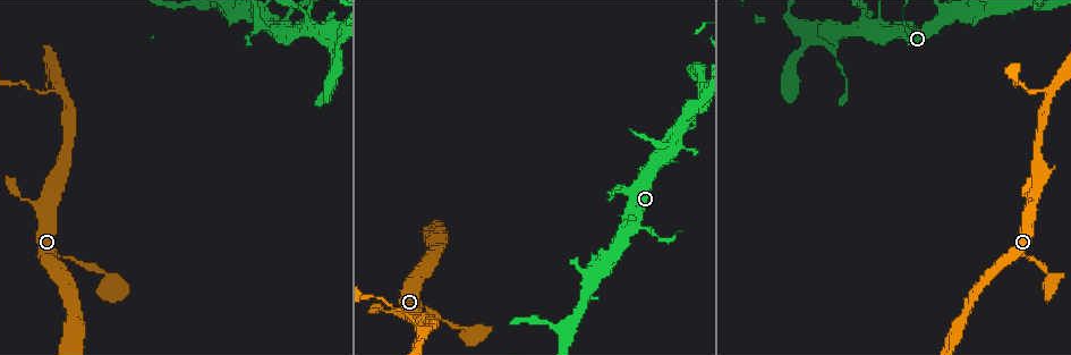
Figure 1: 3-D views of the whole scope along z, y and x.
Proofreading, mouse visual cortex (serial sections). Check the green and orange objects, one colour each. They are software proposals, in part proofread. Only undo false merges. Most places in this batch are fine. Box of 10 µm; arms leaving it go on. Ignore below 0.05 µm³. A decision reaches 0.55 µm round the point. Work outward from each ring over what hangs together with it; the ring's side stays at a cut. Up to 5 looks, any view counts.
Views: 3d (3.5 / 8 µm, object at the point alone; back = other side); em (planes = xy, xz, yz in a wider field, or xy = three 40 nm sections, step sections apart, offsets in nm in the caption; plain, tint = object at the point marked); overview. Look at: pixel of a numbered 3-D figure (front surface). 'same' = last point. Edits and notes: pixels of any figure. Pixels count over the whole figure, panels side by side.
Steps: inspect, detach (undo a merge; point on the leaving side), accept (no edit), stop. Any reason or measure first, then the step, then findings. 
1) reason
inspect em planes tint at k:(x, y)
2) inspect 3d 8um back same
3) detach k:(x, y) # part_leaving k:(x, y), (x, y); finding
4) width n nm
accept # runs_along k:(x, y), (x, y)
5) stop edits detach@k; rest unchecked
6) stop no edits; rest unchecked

branch point
inspect 3d 3.5um at 1:(422, 331)

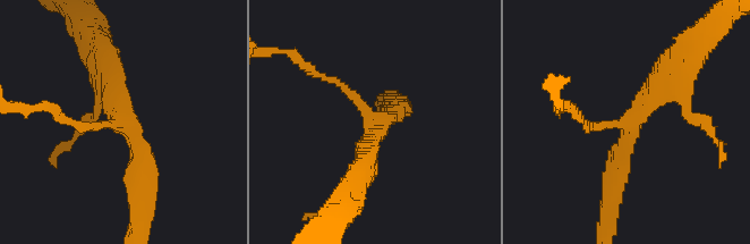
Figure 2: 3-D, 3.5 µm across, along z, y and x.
arms 3; arm_widths 150, 300, 300 nm; now the EM
inspect em xy step 1 tint at 2:(374, 124)

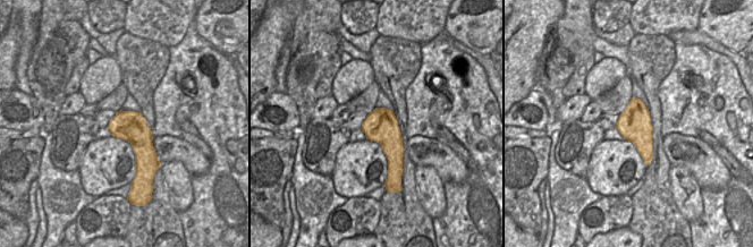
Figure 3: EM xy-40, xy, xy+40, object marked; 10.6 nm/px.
accept # runs_along 2:(612, 190), (630, 124), (679, 64); all the same cell

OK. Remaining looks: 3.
abrupt turn
inspect 3d 8um at 1:(268, 21)

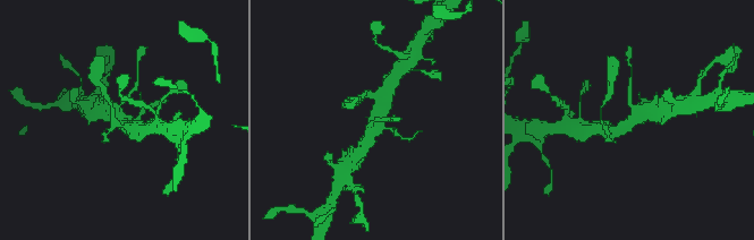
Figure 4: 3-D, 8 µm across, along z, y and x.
now the EM
inspect em planes tint same

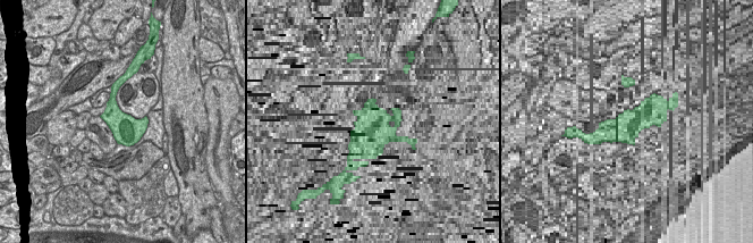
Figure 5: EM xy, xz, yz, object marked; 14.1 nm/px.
accept # runs_along 4:(389, 102), (361, 151); one cell here

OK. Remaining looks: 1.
stop no edits; rest unchecked

